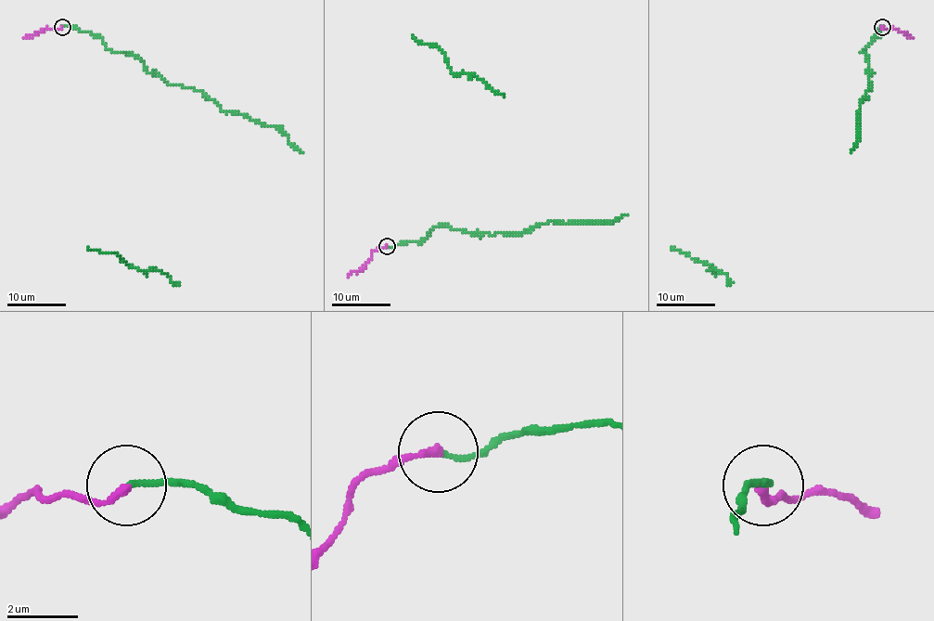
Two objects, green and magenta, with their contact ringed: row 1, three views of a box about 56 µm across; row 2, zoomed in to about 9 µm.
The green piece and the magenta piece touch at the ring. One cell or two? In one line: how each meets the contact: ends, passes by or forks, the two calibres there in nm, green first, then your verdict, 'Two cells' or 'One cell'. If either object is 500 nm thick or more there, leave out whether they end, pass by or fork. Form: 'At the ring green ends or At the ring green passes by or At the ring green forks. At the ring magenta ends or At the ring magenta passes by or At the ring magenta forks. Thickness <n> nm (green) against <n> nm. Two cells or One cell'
At the ring green ends. At the ring magenta ends. Thickness 140 nm (green) against 240 nm. Two cells

